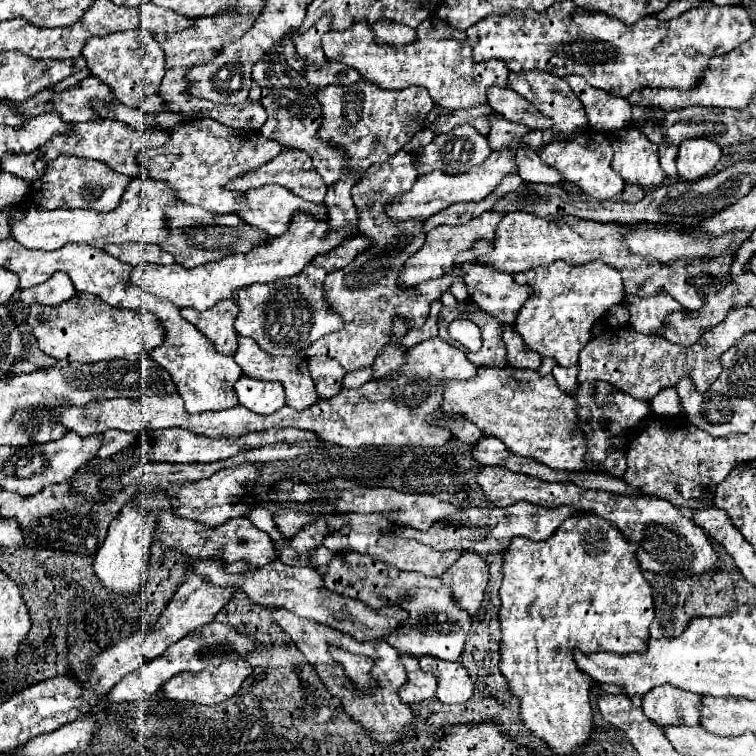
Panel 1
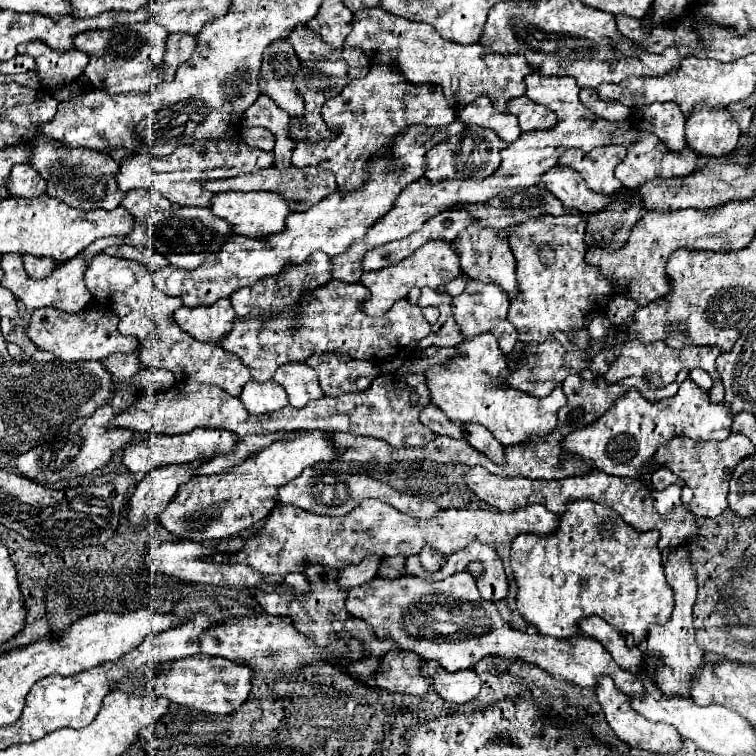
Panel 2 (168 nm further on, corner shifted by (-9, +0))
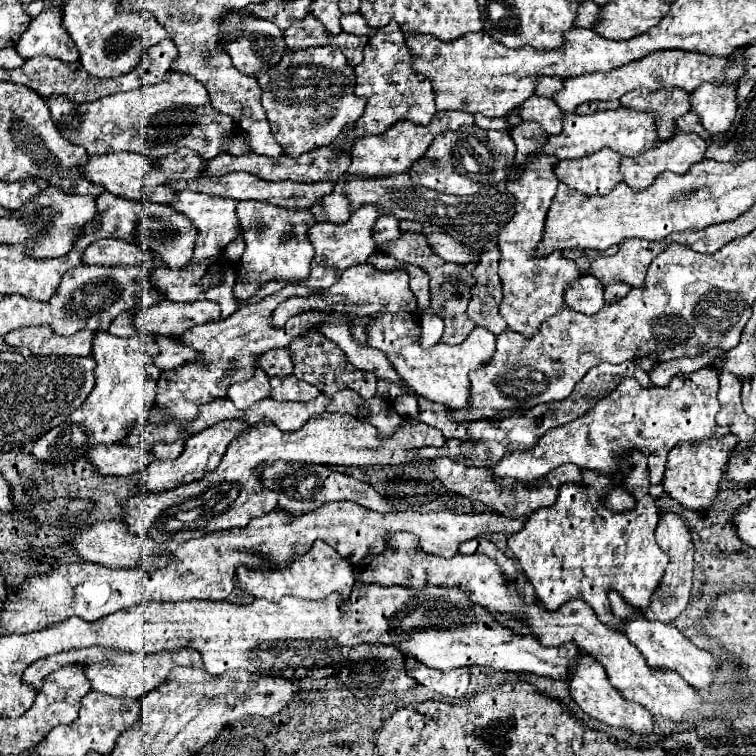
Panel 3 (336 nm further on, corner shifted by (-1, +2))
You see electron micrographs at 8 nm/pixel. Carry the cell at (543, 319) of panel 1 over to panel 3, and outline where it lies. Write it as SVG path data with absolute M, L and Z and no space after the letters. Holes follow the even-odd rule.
M520 123L510 131L516 143L516 161L524 161L524 173L516 181L508 181L506 189L510 189L516 197L516 213L510 223L500 231L496 247L500 249L500 279L502 279L502 305L500 315L508 323L508 327L524 337L534 337L540 325L556 315L558 311L566 309L564 293L566 289L582 277L582 271L572 259L566 259L562 251L552 251L550 255L534 255L538 243L544 237L546 227L546 211L556 195L558 177L554 173L556 157L538 157L526 161L526 155L536 153L542 149L548 135L536 123Z

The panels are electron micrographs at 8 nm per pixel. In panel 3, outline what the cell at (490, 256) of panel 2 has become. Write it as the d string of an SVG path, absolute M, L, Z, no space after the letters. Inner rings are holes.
M400 221L400 229L402 231L424 233L428 237L428 243L430 243L432 251L436 251L444 261L452 261L452 263L460 263L460 265L470 265L470 263L476 265L480 261L482 251L470 249L470 247L458 243L454 237L450 237L448 233L444 233L444 229L440 229L438 225Z

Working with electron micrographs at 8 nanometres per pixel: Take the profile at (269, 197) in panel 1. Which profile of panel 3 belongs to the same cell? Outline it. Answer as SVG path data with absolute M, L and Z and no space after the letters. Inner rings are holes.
M180 191L176 195L176 201L172 201L174 209L184 213L188 219L192 219L192 225L198 229L198 239L196 239L196 249L194 249L194 261L204 261L212 255L216 255L220 249L224 249L232 239L240 235L240 223L236 217L236 199L230 197L220 197L220 195L206 195L206 193L196 193L196 191Z

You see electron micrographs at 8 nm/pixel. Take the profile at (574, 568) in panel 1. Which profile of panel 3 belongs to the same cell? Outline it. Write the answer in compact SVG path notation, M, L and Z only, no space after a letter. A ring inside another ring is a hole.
M632 453L630 461L634 467L624 477L606 477L596 471L584 471L582 481L588 489L564 483L552 507L538 509L526 519L522 531L508 537L508 549L518 559L526 579L534 587L536 599L546 611L556 611L570 599L582 599L596 611L598 619L608 625L608 629L620 631L628 619L620 619L612 613L608 591L616 589L634 611L644 611L650 597L660 587L660 579L668 567L668 555L660 551L654 541L658 507L656 499L648 493L648 465L638 453ZM616 481L632 491L638 501L636 509L612 513L604 507L600 497L604 497L606 487Z

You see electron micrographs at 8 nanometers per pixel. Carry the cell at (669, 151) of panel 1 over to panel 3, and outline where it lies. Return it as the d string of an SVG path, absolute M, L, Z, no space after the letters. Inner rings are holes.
M636 89L626 93L620 103L626 109L636 111L652 111L656 117L656 133L662 141L668 141L676 133L676 119L686 115L690 93L682 89L658 89L658 93L650 93L648 89Z

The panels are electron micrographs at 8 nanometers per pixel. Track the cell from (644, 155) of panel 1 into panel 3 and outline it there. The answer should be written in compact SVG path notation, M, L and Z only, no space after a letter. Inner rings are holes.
M680 131L670 141L662 141L660 145L654 145L652 149L648 149L646 153L642 153L638 157L624 157L622 163L620 163L620 171L622 171L624 181L628 185L632 185L634 189L644 189L644 187L648 187L652 183L652 177L656 177L656 175L660 175L664 171L688 173L688 169L690 169L692 163L704 159L706 147L708 147L708 143L700 135Z

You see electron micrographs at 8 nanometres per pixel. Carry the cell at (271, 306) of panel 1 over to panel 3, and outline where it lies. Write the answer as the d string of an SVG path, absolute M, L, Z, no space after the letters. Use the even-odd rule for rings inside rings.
M242 201L236 207L236 215L240 217L240 225L244 229L244 255L238 265L238 279L234 283L234 297L240 299L240 303L250 301L256 295L256 289L260 289L264 283L274 281L274 277L282 277L286 281L306 281L310 275L310 265L314 259L314 247L308 241L308 229L314 225L312 213L308 209L290 213L284 207L272 205L272 203L258 203L258 201ZM280 233L296 233L296 241L292 245L284 245L280 241Z

